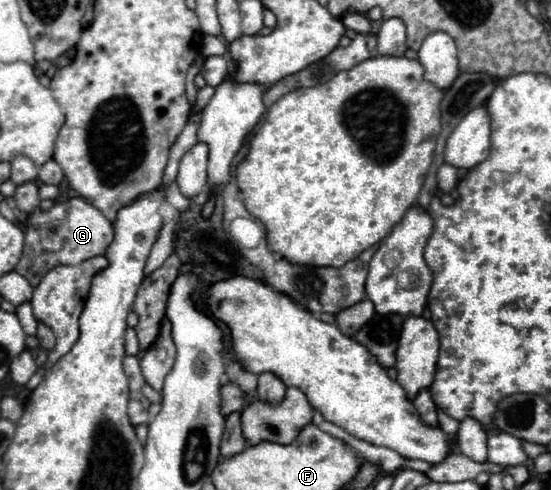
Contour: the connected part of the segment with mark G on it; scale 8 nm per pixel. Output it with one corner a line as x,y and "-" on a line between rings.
80,196
66,202
56,202
48,212
36,208
36,212
28,216
24,254
20,258
20,264
16,266
16,272
22,274
32,286
36,286
52,268
60,264
80,264
88,258
100,256
102,252
106,252
112,236
114,230
110,220

